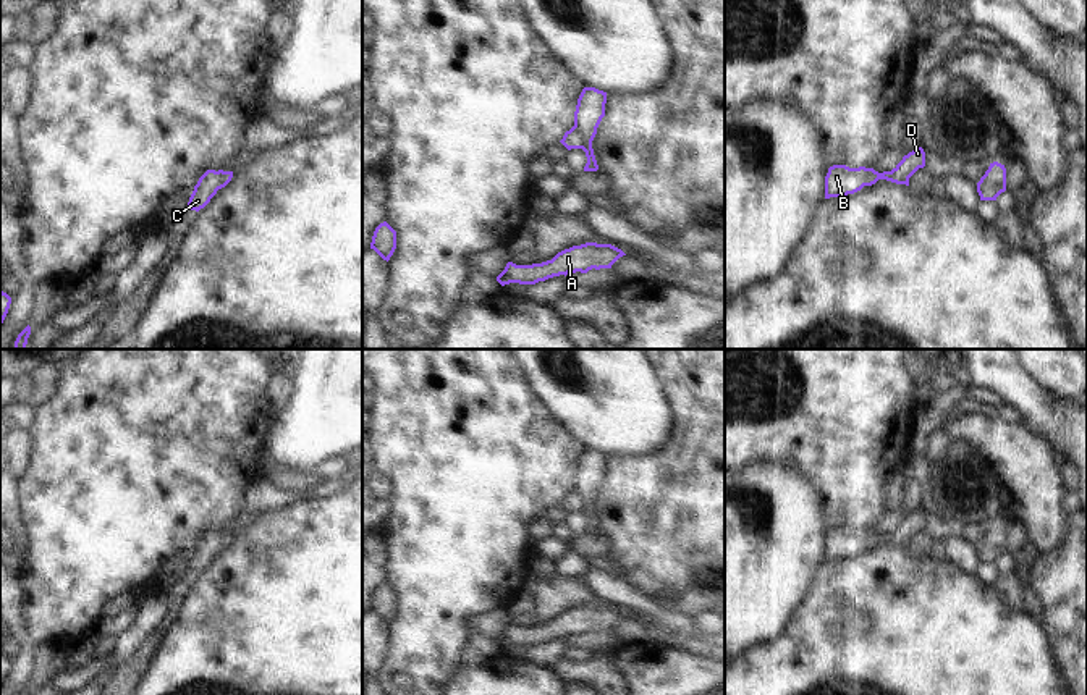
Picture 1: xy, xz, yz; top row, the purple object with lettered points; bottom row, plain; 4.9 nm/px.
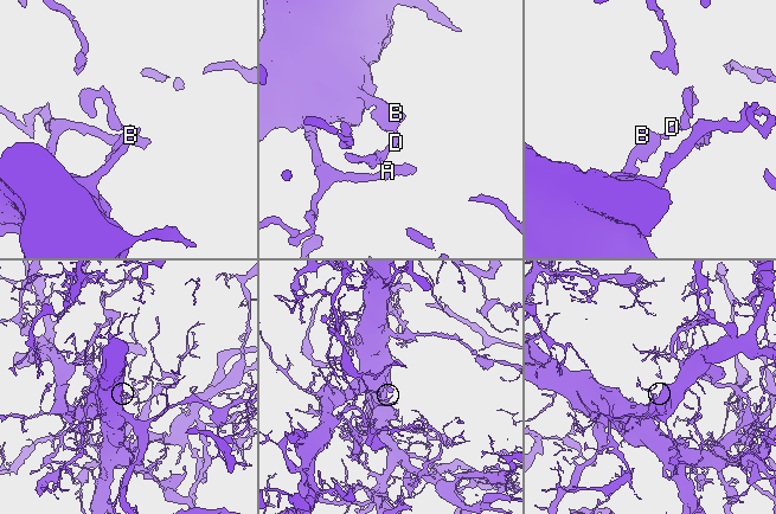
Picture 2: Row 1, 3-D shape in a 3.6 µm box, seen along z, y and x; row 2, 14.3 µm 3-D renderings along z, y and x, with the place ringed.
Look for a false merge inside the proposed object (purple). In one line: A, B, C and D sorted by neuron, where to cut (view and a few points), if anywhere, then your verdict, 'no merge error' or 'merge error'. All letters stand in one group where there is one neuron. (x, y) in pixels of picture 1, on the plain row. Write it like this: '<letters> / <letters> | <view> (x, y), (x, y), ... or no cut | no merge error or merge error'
A B C D | no cut | no merge error

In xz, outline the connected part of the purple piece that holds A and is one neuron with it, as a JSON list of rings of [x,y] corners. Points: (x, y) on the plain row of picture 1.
[[[586,604],[558,614],[552,622],[532,627],[516,627],[508,624],[497,643],[505,648],[510,645],[535,647],[553,638],[568,635],[587,635],[595,630],[611,630],[611,627],[626,617],[611,606]]]

